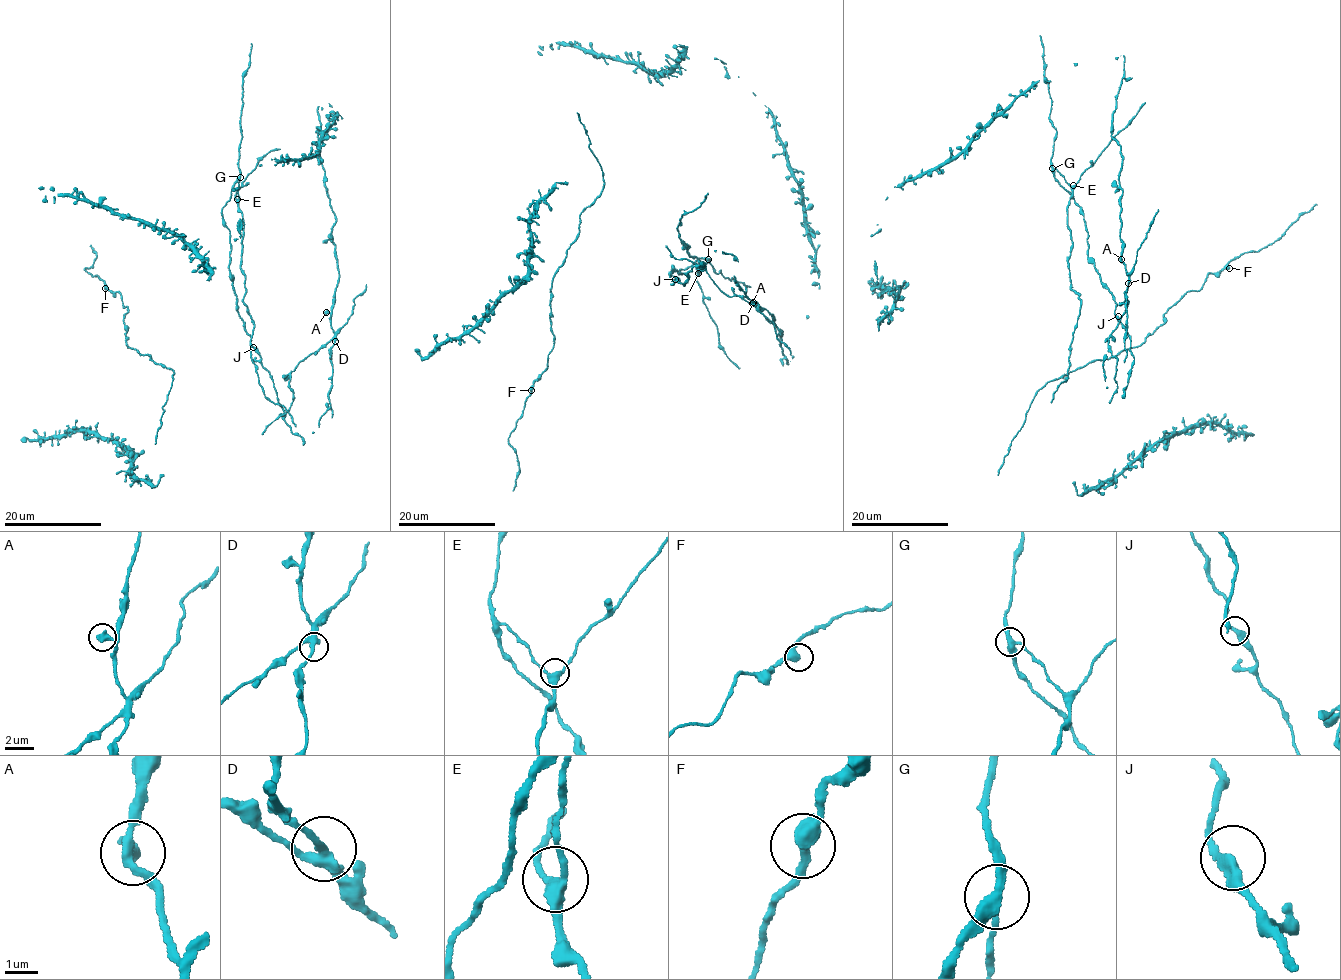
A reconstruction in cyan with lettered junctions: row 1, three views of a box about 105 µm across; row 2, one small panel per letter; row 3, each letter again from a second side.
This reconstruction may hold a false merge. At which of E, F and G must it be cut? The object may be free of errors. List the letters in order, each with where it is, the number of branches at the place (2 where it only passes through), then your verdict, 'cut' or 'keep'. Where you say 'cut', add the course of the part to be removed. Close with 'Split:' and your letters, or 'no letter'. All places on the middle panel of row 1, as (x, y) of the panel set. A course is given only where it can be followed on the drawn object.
E: at (698, 273); 3 branches meet; keep
F: at (531, 390); 2 branches meet; keep
G: at (708, 259); 3 branches meet; cut
Split: G

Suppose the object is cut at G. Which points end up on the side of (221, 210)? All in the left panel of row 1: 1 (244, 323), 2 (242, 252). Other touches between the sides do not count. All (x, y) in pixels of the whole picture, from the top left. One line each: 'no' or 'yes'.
1: yes
2: no

